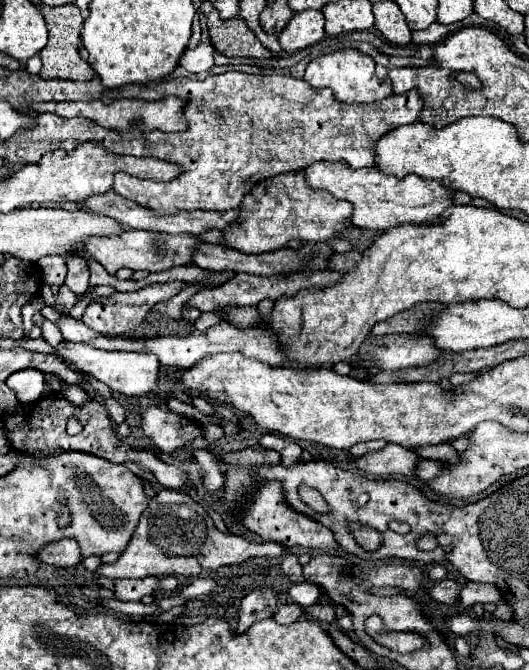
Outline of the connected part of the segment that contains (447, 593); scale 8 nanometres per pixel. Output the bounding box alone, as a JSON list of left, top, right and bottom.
[429,580,461,606]

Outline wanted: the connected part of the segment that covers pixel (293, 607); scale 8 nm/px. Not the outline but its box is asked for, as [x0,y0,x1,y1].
[273,604,303,626]

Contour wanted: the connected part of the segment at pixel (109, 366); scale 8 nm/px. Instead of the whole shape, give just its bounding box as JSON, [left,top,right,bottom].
[61,342,159,396]

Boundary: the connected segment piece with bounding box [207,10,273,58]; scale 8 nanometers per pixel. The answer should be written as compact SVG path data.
M213 10L207 16L209 38L213 48L223 56L249 56L249 58L271 58L273 52L267 50L255 34L247 28L243 18L221 20L219 12Z

